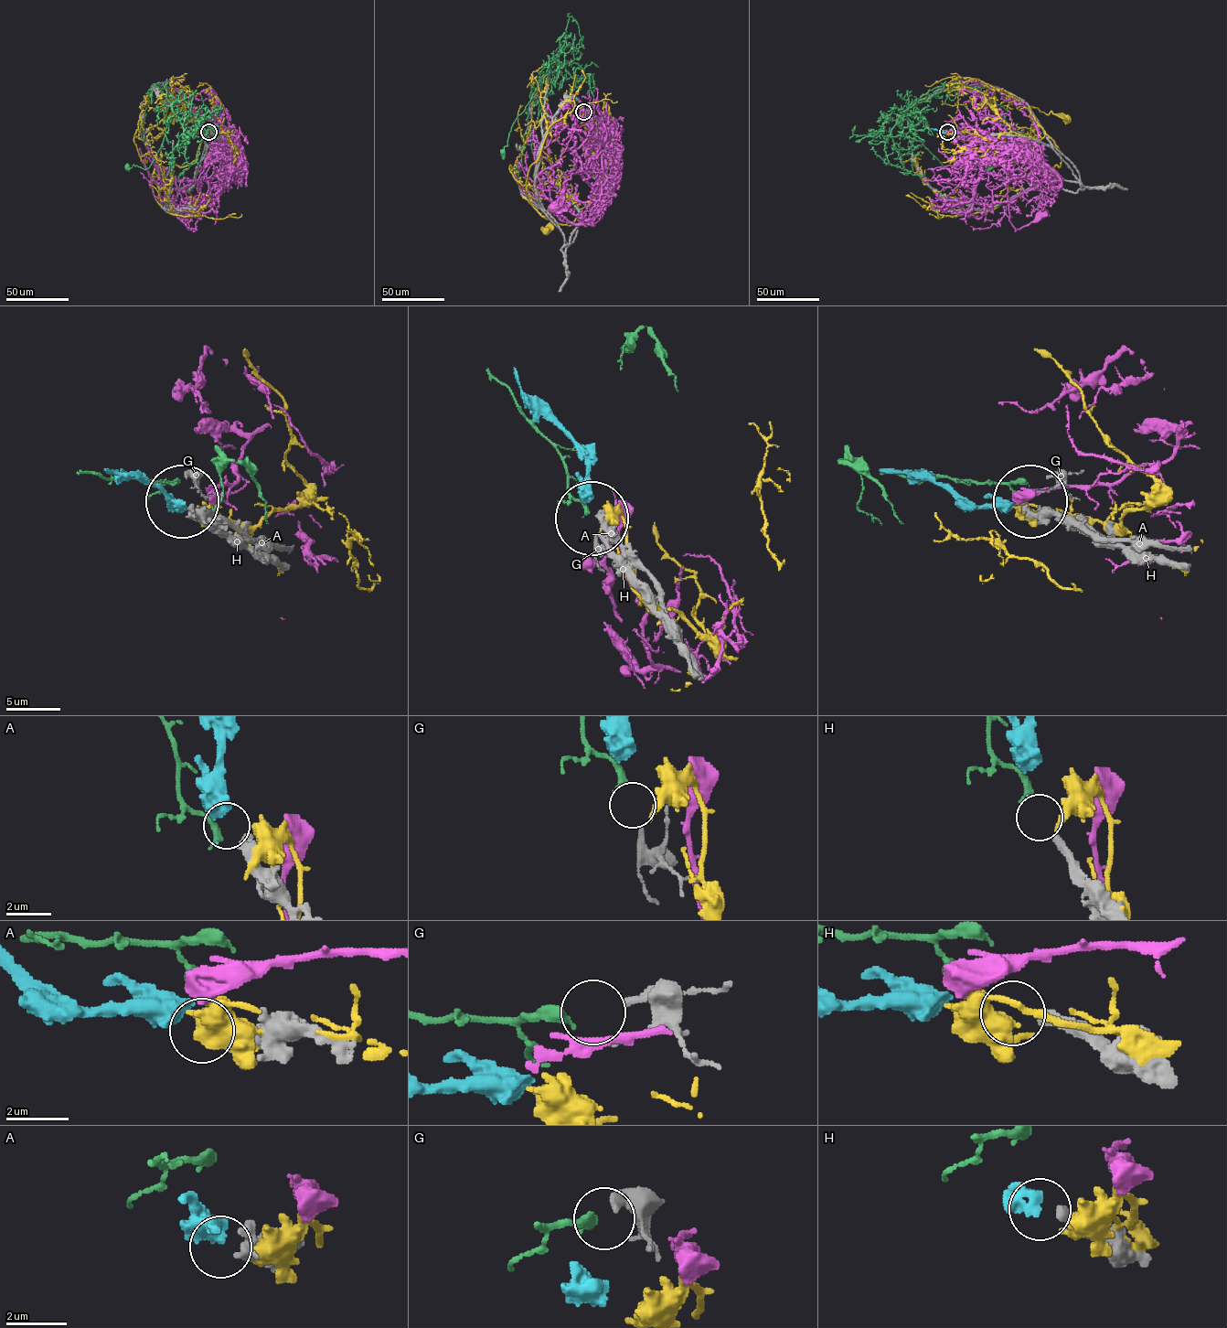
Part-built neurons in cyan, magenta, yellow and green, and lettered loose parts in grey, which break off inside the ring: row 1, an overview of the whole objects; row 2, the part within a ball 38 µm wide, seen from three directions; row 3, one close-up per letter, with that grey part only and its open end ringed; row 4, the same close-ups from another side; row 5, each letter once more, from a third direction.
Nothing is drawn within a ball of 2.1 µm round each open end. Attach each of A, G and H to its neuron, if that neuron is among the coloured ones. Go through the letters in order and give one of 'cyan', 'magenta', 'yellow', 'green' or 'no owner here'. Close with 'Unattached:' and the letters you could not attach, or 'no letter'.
A: no owner here
G: green
H: cyan
Unattached: A

